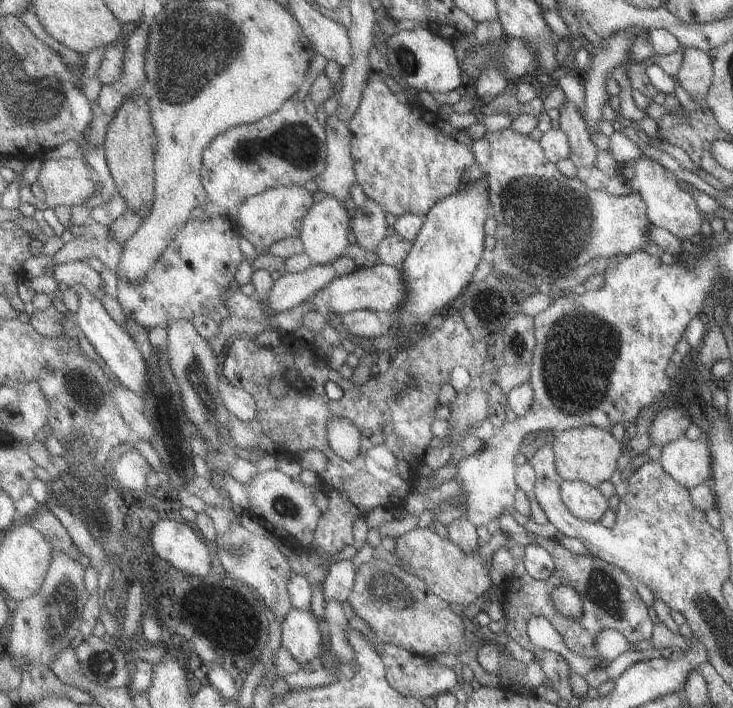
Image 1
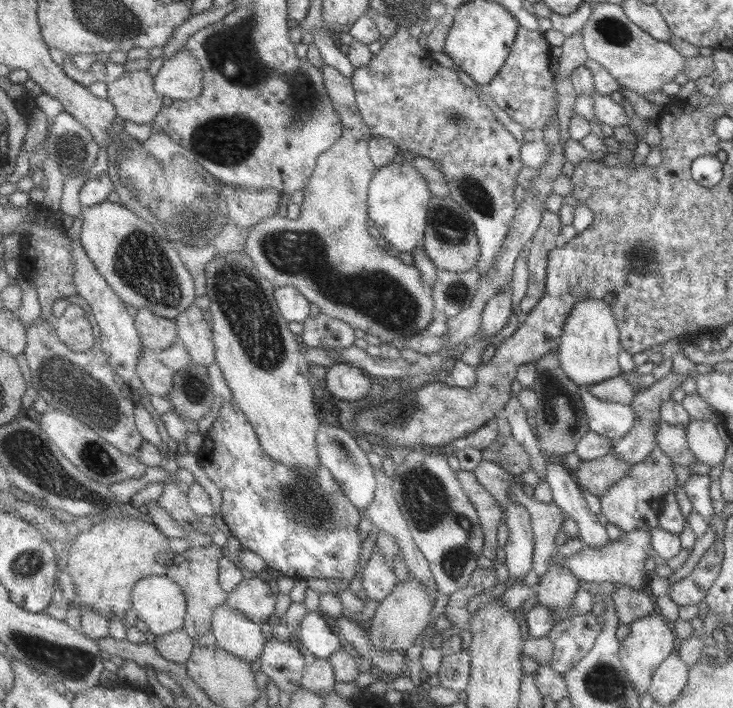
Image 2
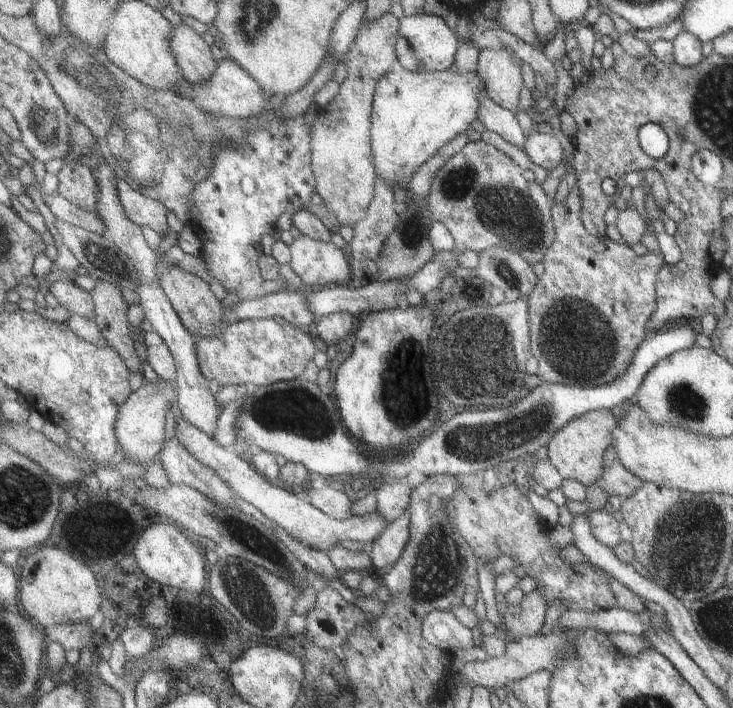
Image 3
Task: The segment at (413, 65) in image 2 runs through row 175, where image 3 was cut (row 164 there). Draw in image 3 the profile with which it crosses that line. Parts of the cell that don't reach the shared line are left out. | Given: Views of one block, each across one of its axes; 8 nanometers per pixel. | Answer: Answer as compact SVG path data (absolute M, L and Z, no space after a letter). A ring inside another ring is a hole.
M483 140L475 142L468 141L468 144L454 154L438 172L432 181L427 200L428 212L434 221L444 223L455 240L454 249L452 251L435 252L434 258L424 264L414 276L404 278L404 280L390 280L390 282L373 281L368 286L325 286L324 288L316 288L316 290L306 289L306 300L310 310L316 316L325 317L335 312L350 312L354 316L362 314L362 312L382 312L385 310L394 310L398 308L397 298L405 295L410 290L416 290L421 294L435 292L438 284L446 276L452 275L458 270L456 263L456 252L464 252L464 250L482 251L492 246L500 246L505 249L512 249L529 264L543 262L546 251L554 244L555 228L553 218L551 217L551 205L548 196L542 186L536 181L528 181L522 175L524 168L516 165L503 151L493 145L487 144Z

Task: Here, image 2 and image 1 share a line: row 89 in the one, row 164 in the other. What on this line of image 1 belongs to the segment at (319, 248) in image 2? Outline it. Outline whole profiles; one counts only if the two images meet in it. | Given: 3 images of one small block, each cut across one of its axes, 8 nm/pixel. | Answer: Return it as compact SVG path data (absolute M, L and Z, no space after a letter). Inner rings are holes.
M332 114L327 122L328 168L322 176L315 178L318 189L334 196L341 202L353 206L353 188L358 184L356 160L353 155L351 122Z

